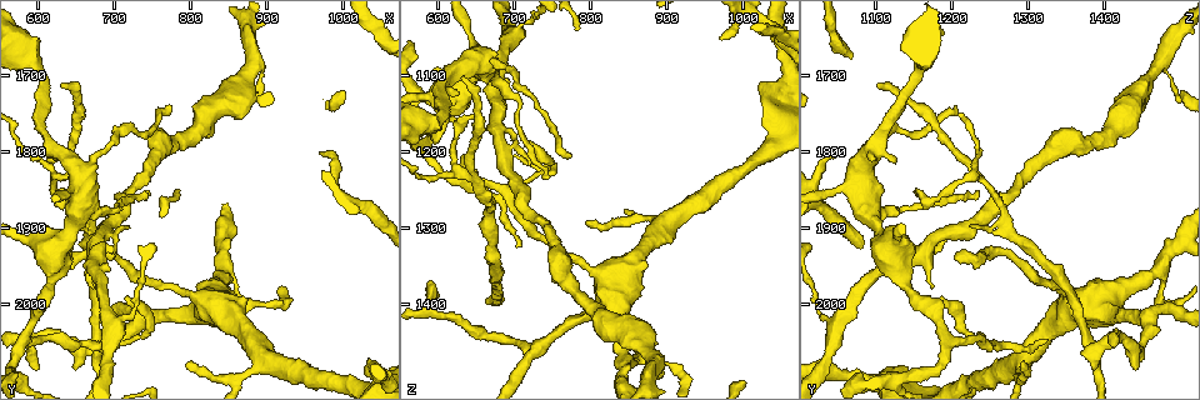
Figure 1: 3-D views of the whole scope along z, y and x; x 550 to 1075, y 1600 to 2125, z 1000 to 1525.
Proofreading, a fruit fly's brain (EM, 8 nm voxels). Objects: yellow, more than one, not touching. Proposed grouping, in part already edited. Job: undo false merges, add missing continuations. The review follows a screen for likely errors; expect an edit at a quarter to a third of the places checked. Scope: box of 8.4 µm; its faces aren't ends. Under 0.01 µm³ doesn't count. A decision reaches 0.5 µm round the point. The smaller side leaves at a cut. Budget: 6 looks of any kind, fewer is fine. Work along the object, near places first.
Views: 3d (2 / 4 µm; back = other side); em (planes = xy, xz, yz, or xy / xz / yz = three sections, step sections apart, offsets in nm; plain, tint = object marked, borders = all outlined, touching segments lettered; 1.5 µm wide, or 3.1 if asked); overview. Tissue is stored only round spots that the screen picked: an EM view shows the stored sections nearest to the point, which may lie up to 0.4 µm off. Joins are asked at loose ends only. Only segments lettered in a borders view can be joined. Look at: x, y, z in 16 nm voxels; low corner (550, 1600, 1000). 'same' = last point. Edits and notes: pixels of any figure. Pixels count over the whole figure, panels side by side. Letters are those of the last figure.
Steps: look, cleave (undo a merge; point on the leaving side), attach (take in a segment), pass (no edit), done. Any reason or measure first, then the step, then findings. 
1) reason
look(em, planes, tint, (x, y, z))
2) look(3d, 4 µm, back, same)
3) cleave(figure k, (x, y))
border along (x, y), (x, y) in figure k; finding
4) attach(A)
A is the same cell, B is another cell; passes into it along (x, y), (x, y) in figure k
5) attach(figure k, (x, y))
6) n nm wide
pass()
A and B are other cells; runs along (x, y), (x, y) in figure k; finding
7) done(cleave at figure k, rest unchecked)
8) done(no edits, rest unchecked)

thin end
look(em, yz, step 4, tint, (715, 1990, 1185))

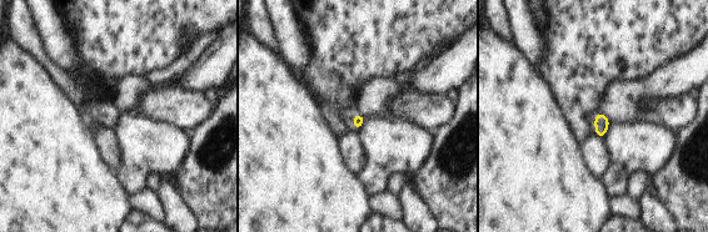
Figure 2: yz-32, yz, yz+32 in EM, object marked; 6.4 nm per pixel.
cut it another way
look(em, planes, tint, same)

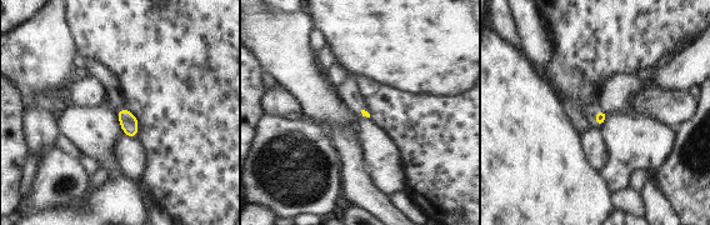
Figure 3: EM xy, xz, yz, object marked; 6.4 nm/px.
look(em, planes, borders, same)

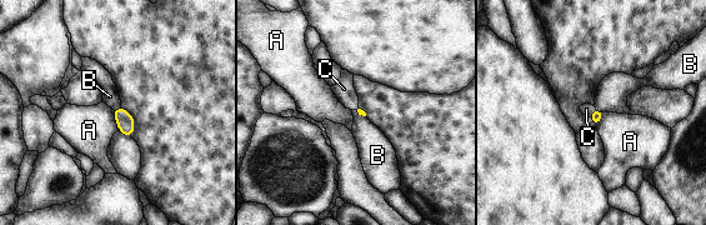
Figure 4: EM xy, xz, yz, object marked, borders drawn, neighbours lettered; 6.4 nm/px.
A touches over 130 nm
attach(C)
C is the same cell, A and B are other cells; passes into it along (596, 115), (592, 113), (586, 109) in figure 4; it goes on there

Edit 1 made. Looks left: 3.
thin end
look(3d, 2 µm, back, (630, 1710, 1095))

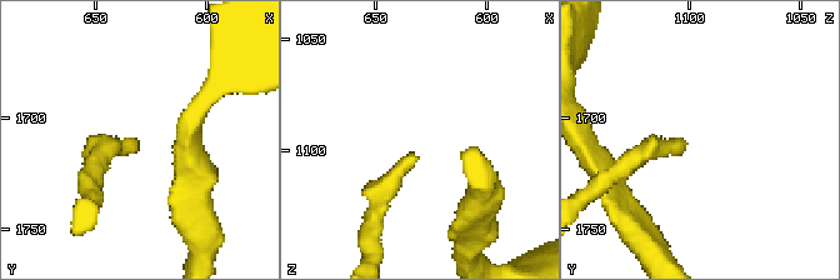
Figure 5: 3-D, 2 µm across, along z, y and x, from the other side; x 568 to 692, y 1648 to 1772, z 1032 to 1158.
look(em, xz, step 4, tint, (632, 1712, 1100))

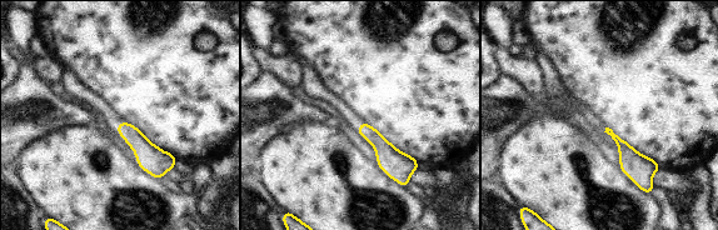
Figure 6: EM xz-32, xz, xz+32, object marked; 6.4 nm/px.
look(em, xz, step 4, borders, same)

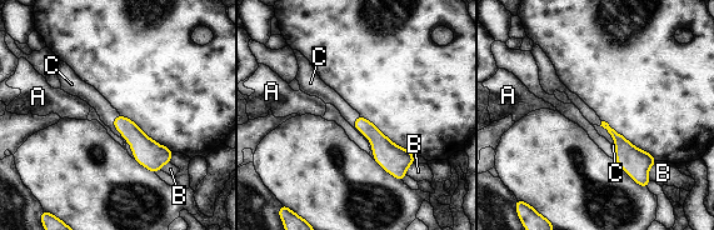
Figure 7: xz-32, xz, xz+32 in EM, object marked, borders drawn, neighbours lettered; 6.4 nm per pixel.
attach(C)
C is the same cell, A and B are other cells; passes into it along (151, 155), (123, 135), (108, 114) in figure 7; it goes on there

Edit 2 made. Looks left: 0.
done(attach at figure 4, attach at figure 7, rest unchecked)

